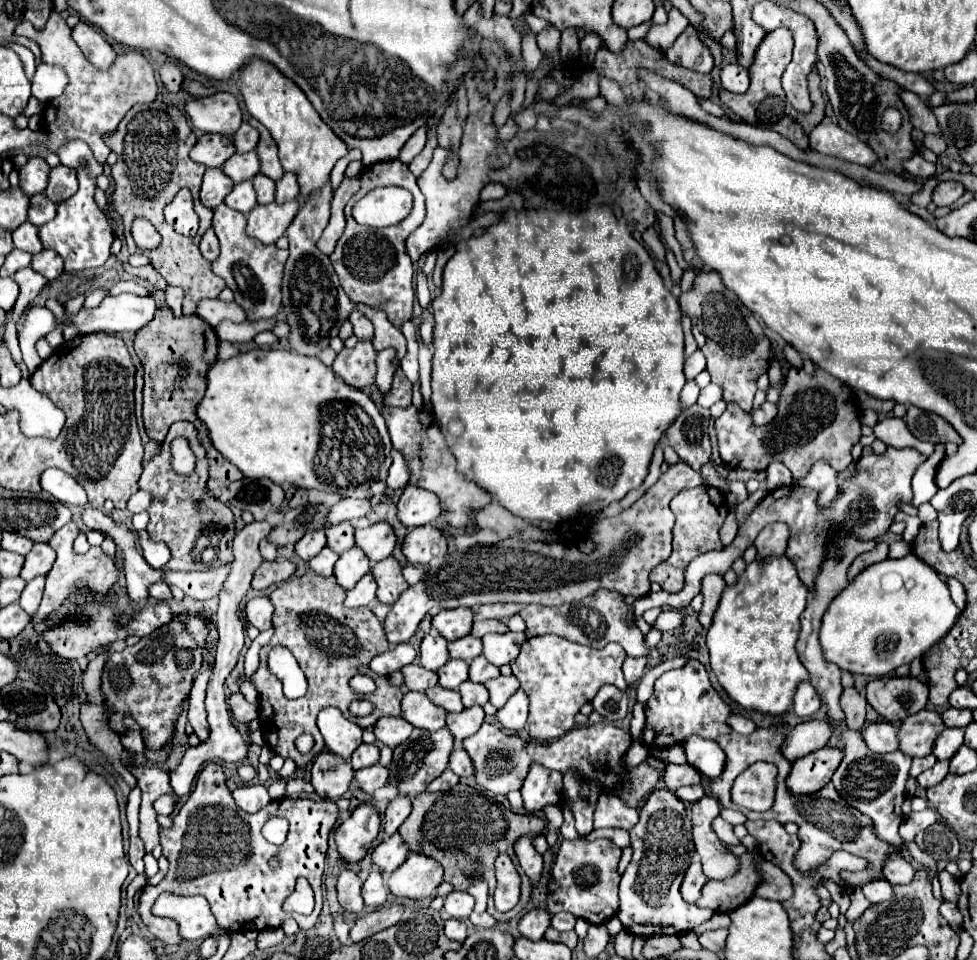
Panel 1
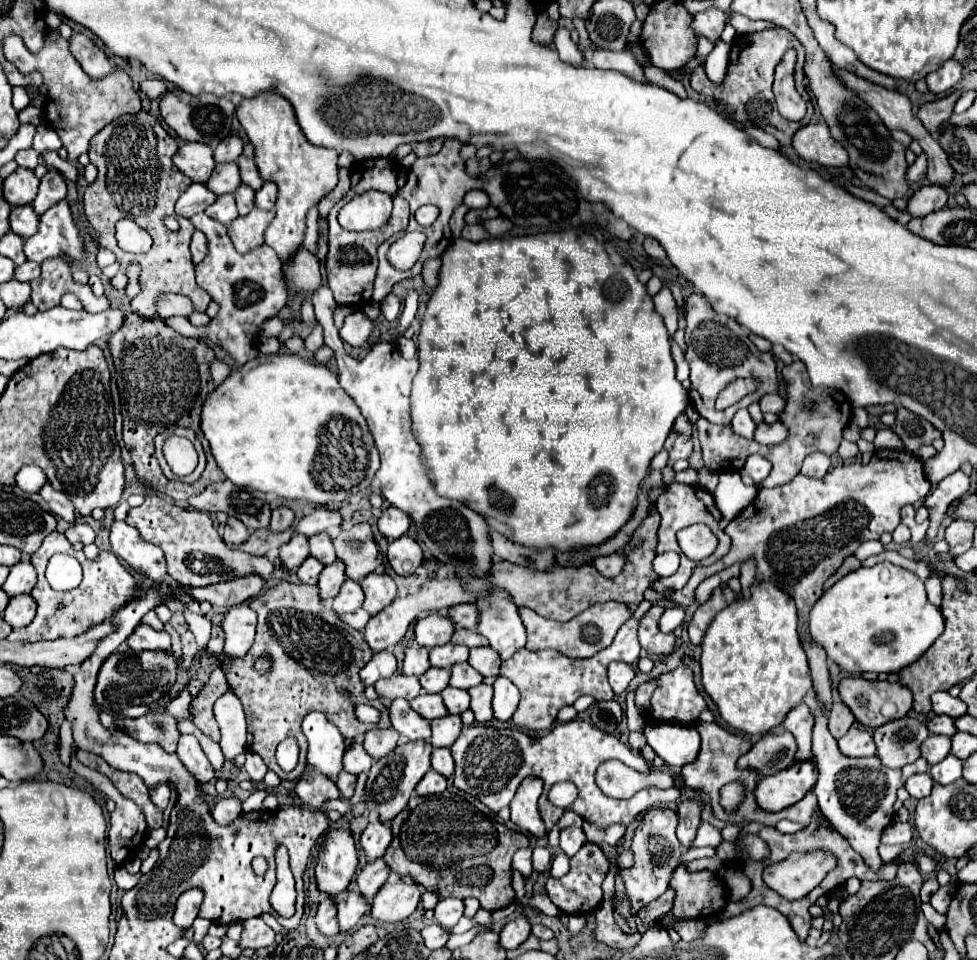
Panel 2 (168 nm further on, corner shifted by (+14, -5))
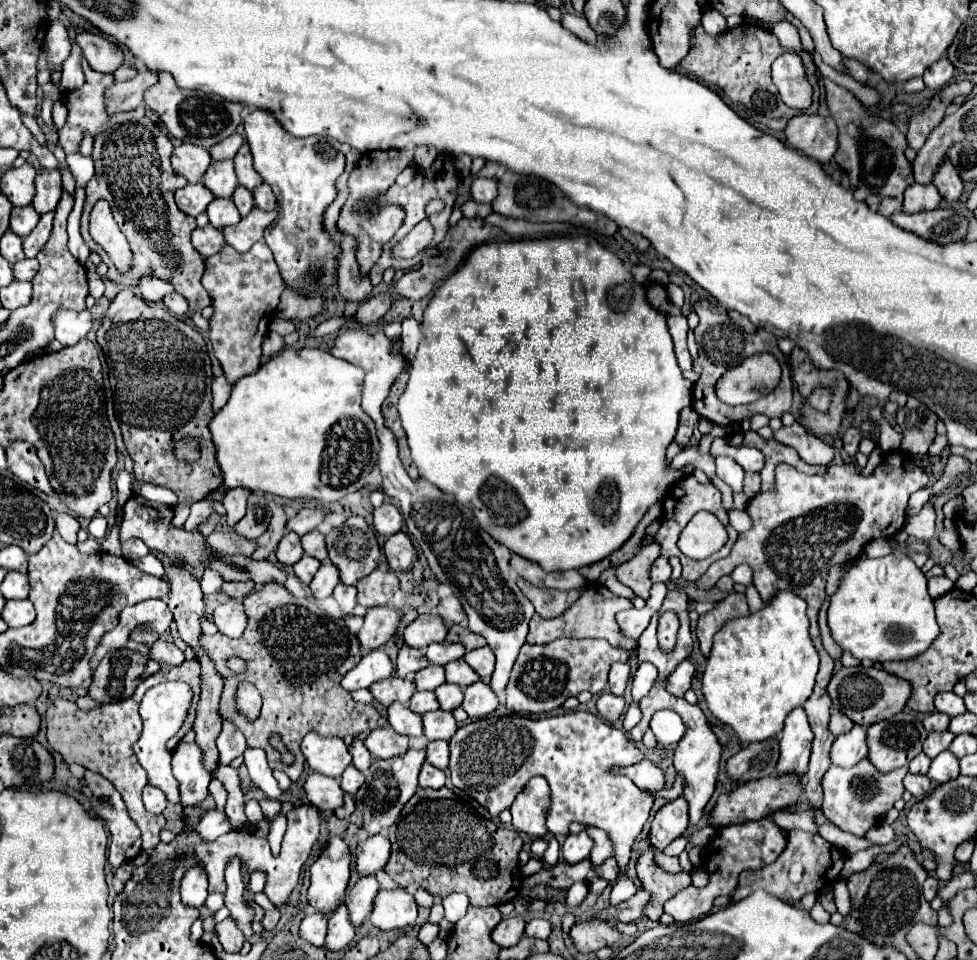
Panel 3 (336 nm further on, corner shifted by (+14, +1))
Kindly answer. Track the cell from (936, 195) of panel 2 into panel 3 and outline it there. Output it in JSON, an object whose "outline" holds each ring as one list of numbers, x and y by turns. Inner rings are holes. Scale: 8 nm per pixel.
{"outline":[[912,184,904,192,904,212,916,214,922,210,934,210,940,204,942,196,934,188,934,184]]}

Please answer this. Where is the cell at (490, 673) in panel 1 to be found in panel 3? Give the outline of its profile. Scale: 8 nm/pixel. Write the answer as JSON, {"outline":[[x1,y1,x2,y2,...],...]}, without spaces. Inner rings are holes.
{"outline":[[464,658,454,660,452,664,446,664,444,670,446,670,446,682,454,682,454,684,458,684,462,688,466,688,466,686,480,680,480,676,466,664]]}

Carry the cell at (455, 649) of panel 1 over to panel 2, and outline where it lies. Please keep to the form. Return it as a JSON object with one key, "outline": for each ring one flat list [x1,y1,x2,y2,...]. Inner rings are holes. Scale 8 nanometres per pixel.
{"outline":[[444,644,436,646,430,650,430,664,436,668,452,668,458,662,468,660,468,648,466,646,454,646,454,644]]}

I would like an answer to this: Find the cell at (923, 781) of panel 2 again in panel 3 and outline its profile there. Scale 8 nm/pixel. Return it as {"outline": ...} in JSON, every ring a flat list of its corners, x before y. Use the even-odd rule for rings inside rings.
{"outline":[[908,774,904,778,904,788,912,792,912,796,926,796,930,792,930,778,922,776,922,774]]}

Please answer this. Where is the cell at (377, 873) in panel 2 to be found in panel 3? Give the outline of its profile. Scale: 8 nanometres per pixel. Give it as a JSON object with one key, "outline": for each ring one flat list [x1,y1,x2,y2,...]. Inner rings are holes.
{"outline":[[374,874,370,876,362,876,356,886,350,890,348,898,344,898,344,904,348,906,350,912,350,920,354,926,358,926,362,920,368,918,370,910,372,910,372,902,374,896,378,894,378,880]]}

